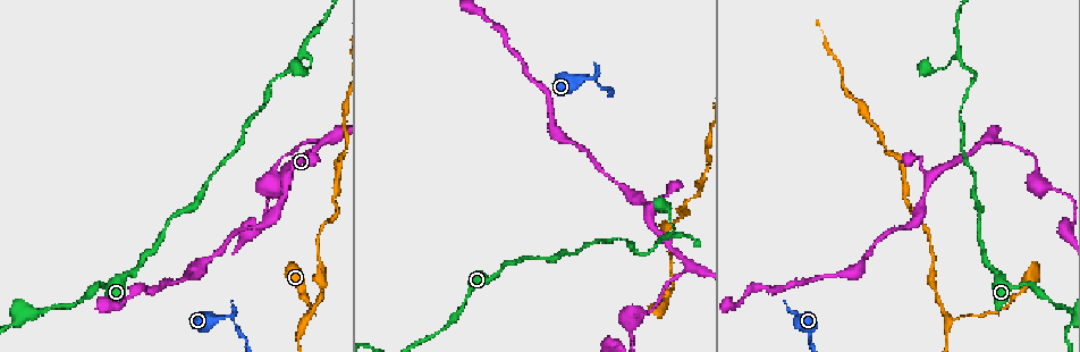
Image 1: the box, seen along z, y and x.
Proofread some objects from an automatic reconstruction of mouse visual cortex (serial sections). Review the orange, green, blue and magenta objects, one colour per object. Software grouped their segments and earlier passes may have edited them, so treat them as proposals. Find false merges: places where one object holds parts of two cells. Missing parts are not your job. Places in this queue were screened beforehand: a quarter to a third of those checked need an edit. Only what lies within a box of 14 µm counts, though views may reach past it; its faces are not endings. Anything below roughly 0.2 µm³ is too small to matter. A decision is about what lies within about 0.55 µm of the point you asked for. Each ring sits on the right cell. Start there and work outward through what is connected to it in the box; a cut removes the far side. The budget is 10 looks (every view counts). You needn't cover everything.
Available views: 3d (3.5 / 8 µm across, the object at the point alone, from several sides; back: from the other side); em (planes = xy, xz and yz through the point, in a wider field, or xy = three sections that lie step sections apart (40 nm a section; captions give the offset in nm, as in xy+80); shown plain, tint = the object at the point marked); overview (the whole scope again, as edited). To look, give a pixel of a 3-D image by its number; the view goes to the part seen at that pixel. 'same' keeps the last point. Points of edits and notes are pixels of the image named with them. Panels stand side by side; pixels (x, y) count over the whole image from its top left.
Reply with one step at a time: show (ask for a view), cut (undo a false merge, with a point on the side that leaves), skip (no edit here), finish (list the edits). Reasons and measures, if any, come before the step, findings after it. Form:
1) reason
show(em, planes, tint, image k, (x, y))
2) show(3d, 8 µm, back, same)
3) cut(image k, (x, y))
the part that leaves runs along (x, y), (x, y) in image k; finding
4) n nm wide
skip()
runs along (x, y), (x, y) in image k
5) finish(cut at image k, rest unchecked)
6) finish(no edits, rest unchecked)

show(3d, 8 µm, image 1, (924, 194))

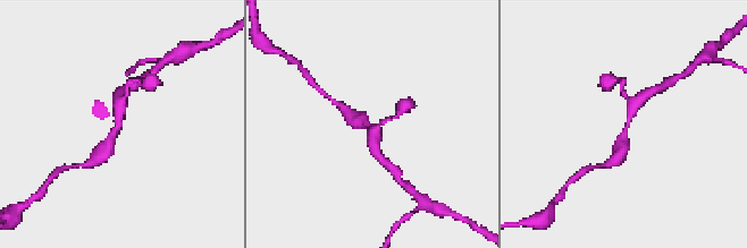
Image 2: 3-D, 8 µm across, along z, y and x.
show(3d, 3.5 µm, image 2, (120, 123))

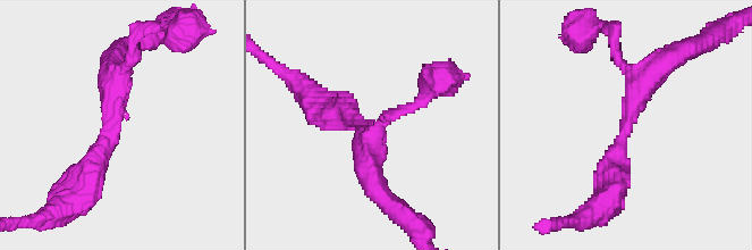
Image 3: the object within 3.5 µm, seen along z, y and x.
show(em, xy, step 1, tint, image 3, (110, 122))

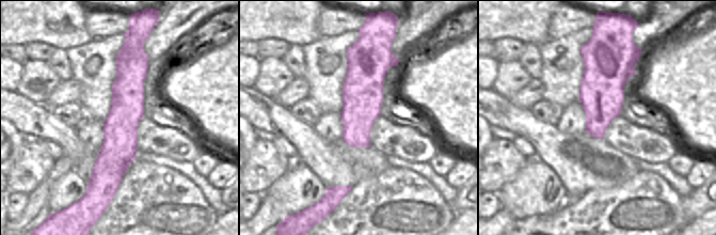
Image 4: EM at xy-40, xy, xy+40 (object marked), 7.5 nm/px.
300 nm wide
skip()
runs along (126, 49), (113, 190) in image 4; all the same cell

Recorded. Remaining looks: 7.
sharp bend
show(3d, 8 µm, image 1, (665, 239))

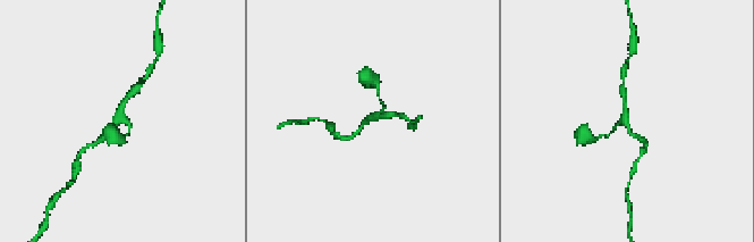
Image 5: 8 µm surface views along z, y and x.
show(em, xy, step 5, tint, image 5, (625, 118))

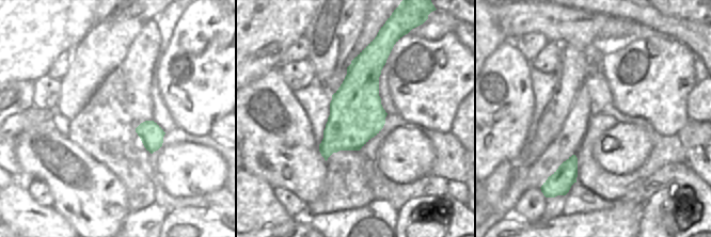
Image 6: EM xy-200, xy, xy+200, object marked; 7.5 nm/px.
skip()
runs along (356, 133), (382, 111), (379, 97) in image 5; one cell here

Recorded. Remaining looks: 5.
abrupt turn
show(3d, 3.5 µm, back, image 1, (988, 137))

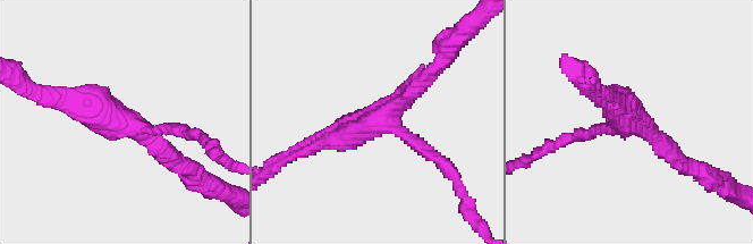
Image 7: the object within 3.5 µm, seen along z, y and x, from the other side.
3 arms
skip()
runs along (682, 166), (639, 124), (589, 134) in image 7; continuous, no second cell

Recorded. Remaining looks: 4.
sharp bend
show(3d, 3.5 µm, image 1, (1037, 184))

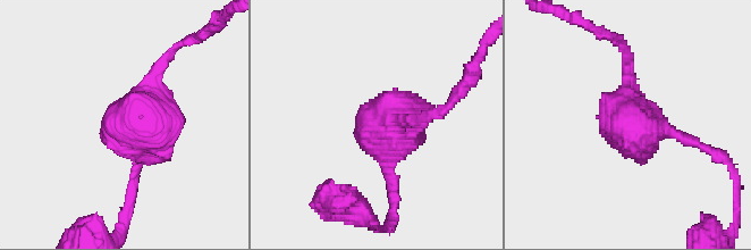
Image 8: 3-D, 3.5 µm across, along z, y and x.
now the EM
show(em, planes, tint, image 8, (392, 125))

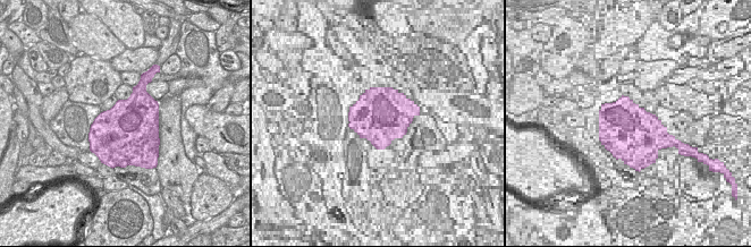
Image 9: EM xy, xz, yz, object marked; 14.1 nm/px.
skip()
runs along (629, 55), (629, 118), (705, 149) in image 8; continuous, no second cell

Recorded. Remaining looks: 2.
finish(no edits, rest unchecked)

